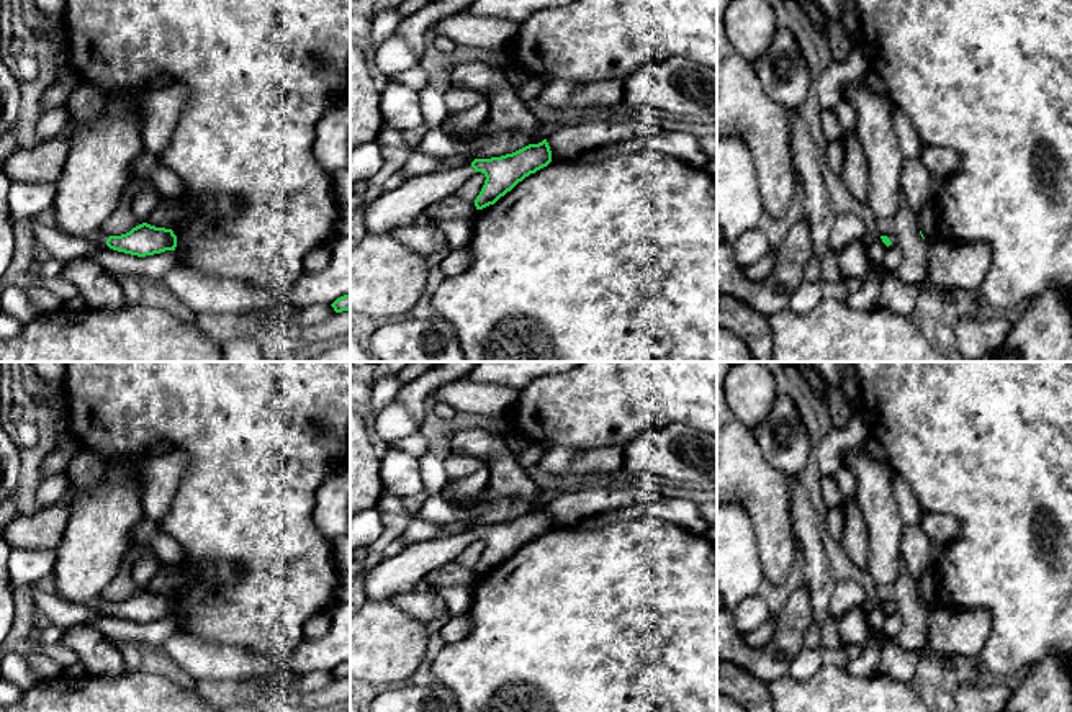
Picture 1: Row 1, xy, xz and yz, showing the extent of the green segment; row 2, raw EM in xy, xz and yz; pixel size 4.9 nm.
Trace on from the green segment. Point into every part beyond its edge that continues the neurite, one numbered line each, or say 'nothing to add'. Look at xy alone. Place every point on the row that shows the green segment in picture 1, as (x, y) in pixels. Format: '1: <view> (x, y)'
1: xy (97, 172)

